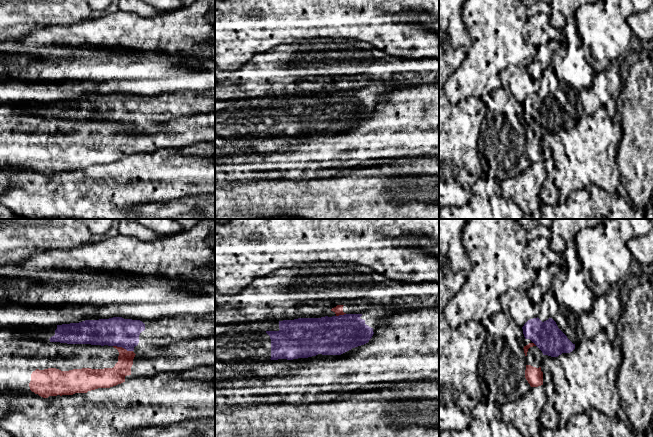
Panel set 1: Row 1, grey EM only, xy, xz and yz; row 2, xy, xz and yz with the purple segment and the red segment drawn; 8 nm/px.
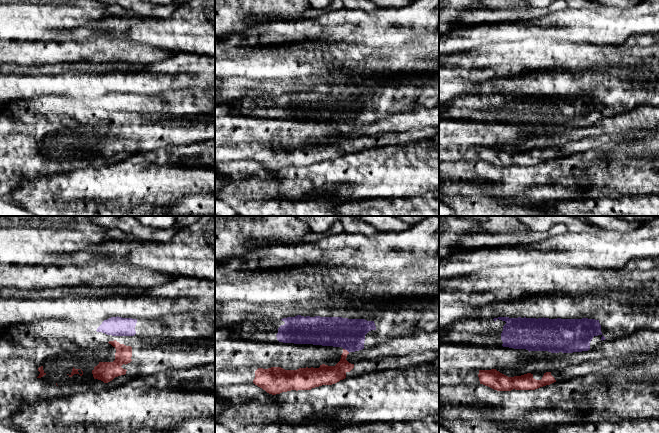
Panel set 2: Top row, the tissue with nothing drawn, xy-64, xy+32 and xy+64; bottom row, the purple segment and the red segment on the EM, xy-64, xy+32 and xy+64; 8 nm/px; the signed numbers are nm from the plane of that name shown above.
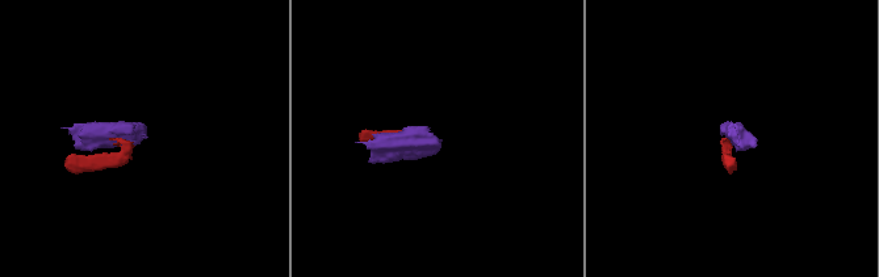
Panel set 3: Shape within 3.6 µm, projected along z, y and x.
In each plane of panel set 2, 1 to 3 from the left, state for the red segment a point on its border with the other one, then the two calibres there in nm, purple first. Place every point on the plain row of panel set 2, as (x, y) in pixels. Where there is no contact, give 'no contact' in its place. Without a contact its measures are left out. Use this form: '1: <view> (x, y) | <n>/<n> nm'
1: no contact
2: xy+32 (346, 125) | 240/150 nm
3: no contact

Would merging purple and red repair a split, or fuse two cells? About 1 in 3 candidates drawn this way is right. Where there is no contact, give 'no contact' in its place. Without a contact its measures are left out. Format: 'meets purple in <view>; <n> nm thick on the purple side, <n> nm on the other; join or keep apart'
meets purple in xy; 240 nm thick on the purple side, 140 nm on the other; keep apart

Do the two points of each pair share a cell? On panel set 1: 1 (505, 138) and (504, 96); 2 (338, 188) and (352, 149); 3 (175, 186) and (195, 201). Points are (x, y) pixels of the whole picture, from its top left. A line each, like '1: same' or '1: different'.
1: same
2: different
3: different

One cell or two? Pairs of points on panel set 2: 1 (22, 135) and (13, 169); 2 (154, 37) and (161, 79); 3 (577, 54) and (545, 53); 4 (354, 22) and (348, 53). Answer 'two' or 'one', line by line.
1: one
2: two
3: one
4: two

